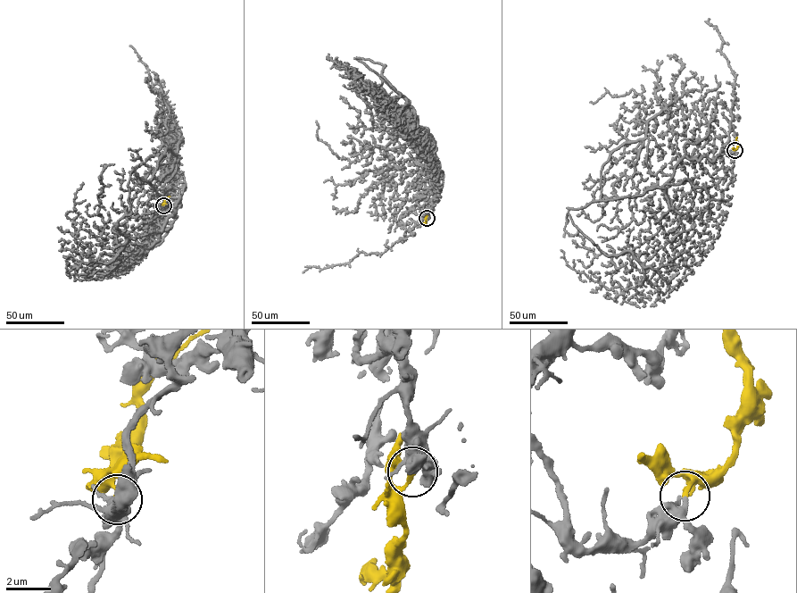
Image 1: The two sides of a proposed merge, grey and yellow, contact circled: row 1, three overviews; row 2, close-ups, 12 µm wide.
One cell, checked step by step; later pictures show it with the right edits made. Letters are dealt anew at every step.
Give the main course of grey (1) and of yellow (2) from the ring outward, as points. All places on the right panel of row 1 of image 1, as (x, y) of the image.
1: (734, 150), (684, 156), (660, 187), (598, 201), (610, 154), (645, 137), (649, 120), (632, 89), (589, 102)
2: (734, 150), (737, 147), (736, 137)

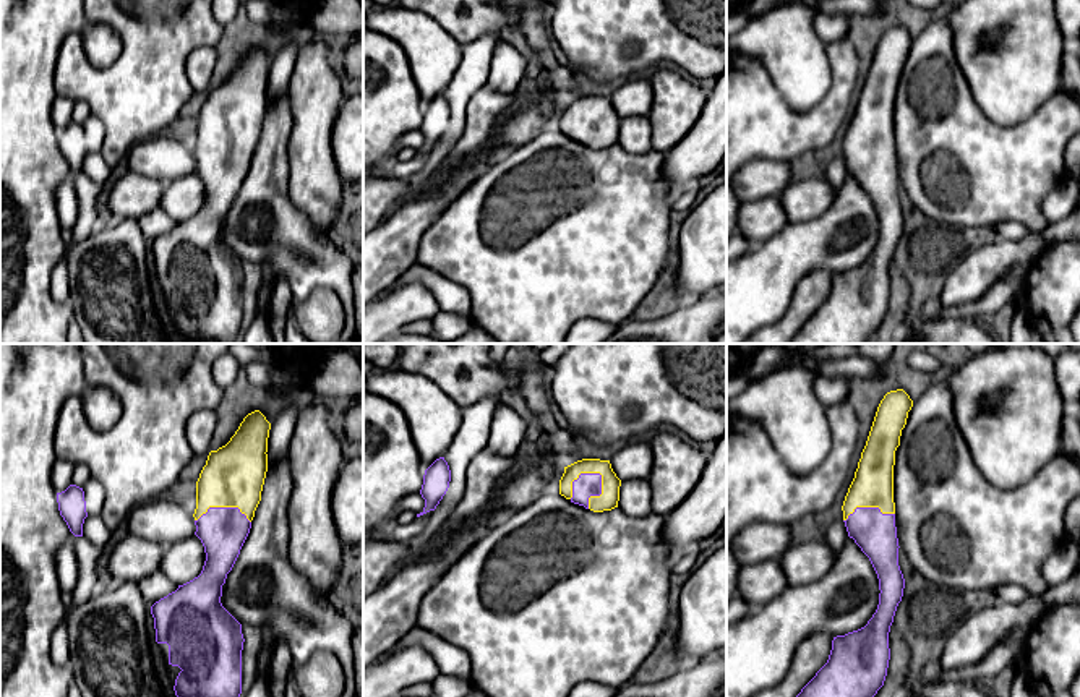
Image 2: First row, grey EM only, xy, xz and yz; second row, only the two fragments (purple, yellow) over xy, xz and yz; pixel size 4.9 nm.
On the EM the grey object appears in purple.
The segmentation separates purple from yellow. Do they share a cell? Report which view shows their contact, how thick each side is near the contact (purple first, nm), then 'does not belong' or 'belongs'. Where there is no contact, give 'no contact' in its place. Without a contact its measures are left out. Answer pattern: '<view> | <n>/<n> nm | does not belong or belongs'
xz | 120/100 nm | belongs

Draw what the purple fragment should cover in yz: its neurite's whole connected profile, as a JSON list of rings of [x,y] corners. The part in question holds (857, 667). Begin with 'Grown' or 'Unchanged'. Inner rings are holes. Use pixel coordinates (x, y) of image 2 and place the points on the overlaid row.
Grown. [[[903,389],[884,396],[842,506],[848,537],[877,574],[877,609],[864,627],[834,637],[827,663],[796,697],[874,697],[884,686],[889,632],[905,588],[898,566],[894,465],[911,407]]]

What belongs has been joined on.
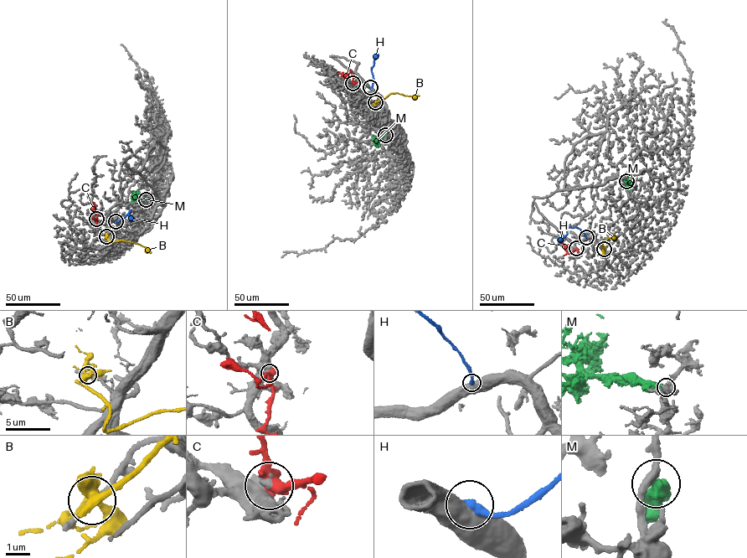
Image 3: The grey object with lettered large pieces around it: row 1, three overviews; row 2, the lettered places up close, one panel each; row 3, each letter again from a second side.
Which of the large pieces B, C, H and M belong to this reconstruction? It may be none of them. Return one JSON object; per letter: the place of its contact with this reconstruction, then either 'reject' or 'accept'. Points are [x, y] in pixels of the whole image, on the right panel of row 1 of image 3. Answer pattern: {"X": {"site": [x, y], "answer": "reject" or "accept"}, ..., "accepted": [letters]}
{"B": {"site": [604, 249], "answer": "reject"}, "C": {"site": [576, 248], "answer": "reject"}, "H": {"site": [586, 237], "answer": "reject"}, "M": {"site": [626, 181], "answer": "reject"}, "accepted": []}

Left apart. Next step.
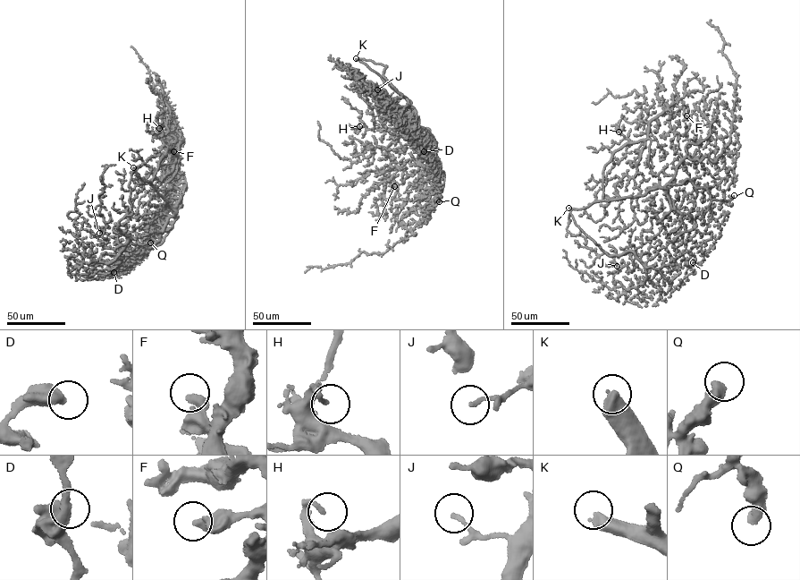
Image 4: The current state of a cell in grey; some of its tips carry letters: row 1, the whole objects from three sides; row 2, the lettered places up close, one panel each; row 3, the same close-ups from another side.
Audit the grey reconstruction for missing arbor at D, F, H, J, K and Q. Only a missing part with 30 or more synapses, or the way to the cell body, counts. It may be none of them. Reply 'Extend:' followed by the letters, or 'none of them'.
Extend: H, K

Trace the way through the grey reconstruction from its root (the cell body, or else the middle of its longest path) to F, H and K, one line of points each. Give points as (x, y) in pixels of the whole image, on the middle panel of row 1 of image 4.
F: (425, 128), (408, 100), (383, 81), (376, 105), (393, 140), (385, 180), (394, 186)
H: (425, 128), (416, 122), (408, 100), (383, 81), (375, 93), (383, 126), (367, 129), (366, 126), (359, 126)
K: (425, 128), (416, 122), (408, 100), (356, 58)

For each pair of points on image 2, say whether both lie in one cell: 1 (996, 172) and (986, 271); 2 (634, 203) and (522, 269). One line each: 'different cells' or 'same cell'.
1: different cells
2: same cell

